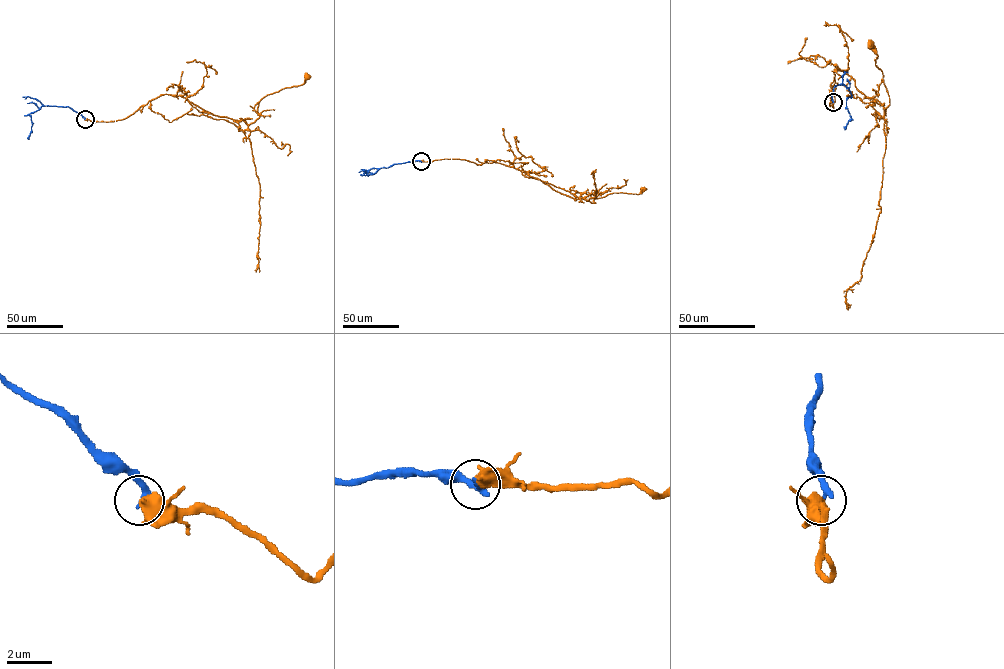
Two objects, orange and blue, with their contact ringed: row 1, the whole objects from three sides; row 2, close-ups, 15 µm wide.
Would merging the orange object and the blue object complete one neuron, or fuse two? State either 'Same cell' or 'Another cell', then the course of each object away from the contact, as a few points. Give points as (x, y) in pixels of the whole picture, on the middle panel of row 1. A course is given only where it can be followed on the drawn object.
Another cell. Course of orange: (421, 161), (496, 162), (592, 203), (611, 193), (638, 194), (643, 189). Course of blue: (421, 161), (394, 164), (369, 175), (364, 175), (368, 172), (367, 175), (364, 170)

